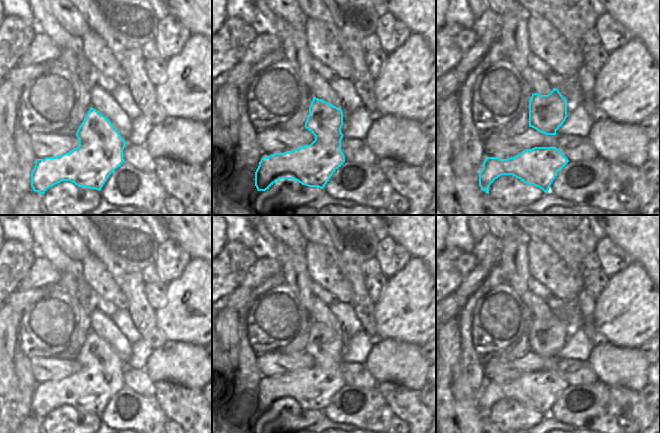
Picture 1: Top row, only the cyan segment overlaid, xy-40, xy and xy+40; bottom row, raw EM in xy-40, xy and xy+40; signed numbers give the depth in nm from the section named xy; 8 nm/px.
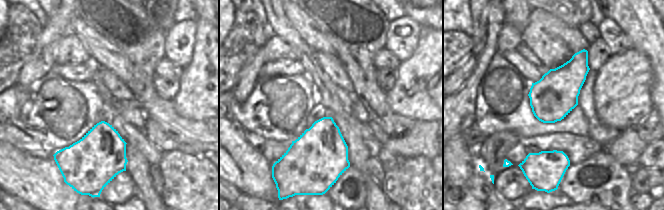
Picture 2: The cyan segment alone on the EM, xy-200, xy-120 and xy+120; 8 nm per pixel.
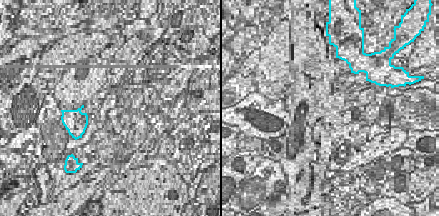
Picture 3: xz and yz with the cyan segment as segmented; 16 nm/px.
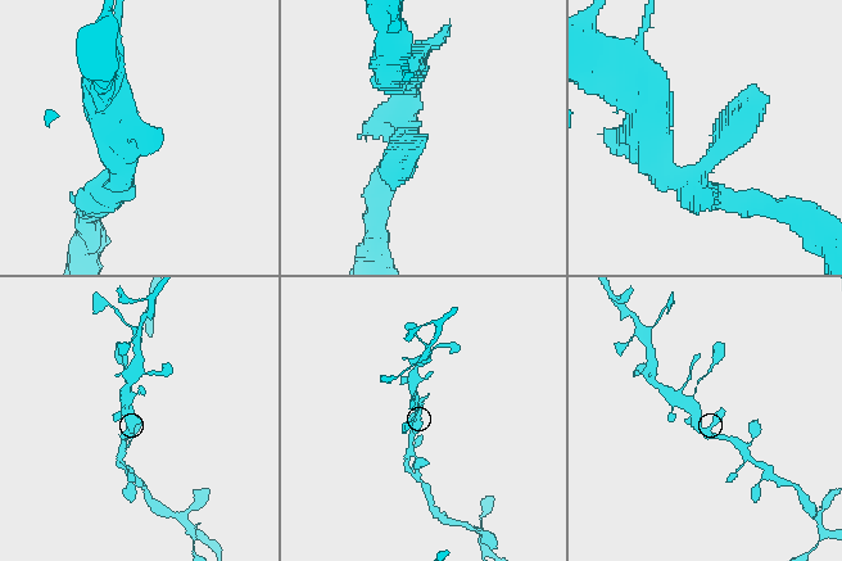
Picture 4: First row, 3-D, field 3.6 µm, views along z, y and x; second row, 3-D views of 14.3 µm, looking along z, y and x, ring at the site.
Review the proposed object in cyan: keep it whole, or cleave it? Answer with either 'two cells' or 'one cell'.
one cell

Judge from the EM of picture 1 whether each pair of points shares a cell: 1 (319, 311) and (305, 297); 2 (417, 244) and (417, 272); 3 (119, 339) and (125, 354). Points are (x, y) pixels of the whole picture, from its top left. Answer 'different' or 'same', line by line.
1: different
2: different
3: same

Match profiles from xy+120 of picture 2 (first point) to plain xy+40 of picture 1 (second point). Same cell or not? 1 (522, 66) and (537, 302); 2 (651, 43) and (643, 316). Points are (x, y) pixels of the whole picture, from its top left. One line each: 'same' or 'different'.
1: same
2: different

